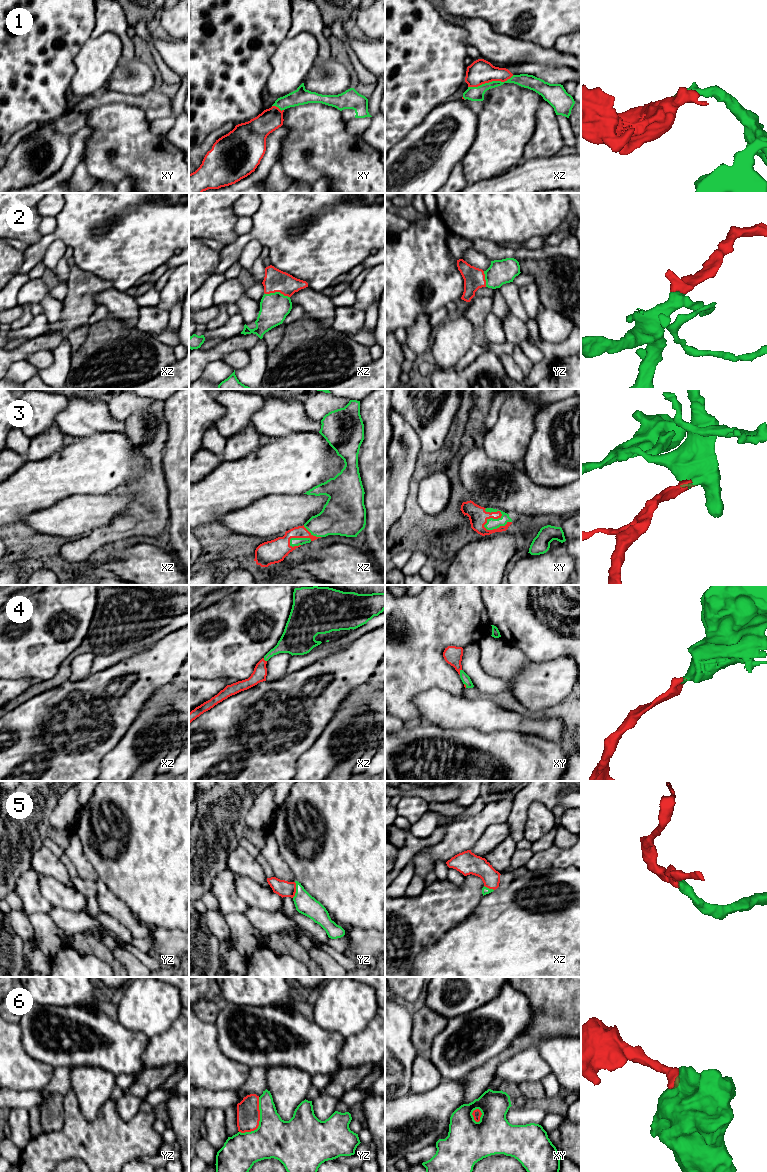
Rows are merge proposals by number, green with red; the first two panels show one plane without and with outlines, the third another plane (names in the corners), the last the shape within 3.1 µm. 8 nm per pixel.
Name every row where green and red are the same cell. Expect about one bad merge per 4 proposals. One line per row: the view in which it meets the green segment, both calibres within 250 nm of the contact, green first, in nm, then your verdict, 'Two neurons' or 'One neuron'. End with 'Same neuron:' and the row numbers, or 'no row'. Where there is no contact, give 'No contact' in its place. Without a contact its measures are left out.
1: Touches green in xz. Thickness 110 nm (green) against 190 nm. One neuron
2: Touches green in xz. Thickness 240 nm (green) against 190 nm. One neuron
3: Touches green in xy. Thickness 90 nm (green) against 150 nm. One neuron
4: Touches green in xy. Thickness 70 nm (green) against 140 nm. One neuron
5: Touches green in yz. Thickness 160 nm (green) against 130 nm. One neuron
6: Touches green in yz. Thickness 320 nm (green) against 190 nm. Two neurons
Same neuron: 1, 2, 3, 4, 5

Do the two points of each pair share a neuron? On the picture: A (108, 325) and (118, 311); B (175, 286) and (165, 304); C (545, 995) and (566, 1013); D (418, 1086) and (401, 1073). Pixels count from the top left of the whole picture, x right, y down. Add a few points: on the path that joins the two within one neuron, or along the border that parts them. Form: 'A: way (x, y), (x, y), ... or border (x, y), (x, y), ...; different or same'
A: border (109, 316), (120, 320), (126, 326), (135, 327); different
B: way (174, 290), (167, 300); same
C: way (550, 997), (561, 1008); same
D: border (415, 1057), (410, 1091); different

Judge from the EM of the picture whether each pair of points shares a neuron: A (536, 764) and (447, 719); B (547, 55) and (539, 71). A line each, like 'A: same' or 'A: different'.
A: different
B: different

